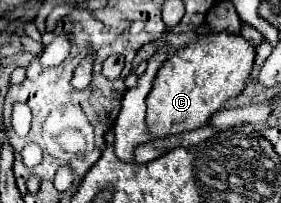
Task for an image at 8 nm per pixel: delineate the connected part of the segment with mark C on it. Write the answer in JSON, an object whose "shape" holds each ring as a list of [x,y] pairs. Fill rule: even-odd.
{"shape":[[[229,31],[207,33],[201,37],[195,37],[185,47],[173,51],[169,55],[169,59],[165,59],[163,65],[159,67],[159,71],[153,79],[151,93],[147,95],[147,125],[149,125],[151,135],[153,137],[167,137],[167,135],[175,135],[175,133],[203,127],[207,123],[207,119],[223,107],[223,103],[227,99],[231,99],[243,91],[243,87],[253,71],[253,61],[255,61],[253,43],[249,39],[245,39],[243,35],[235,35]]]}

